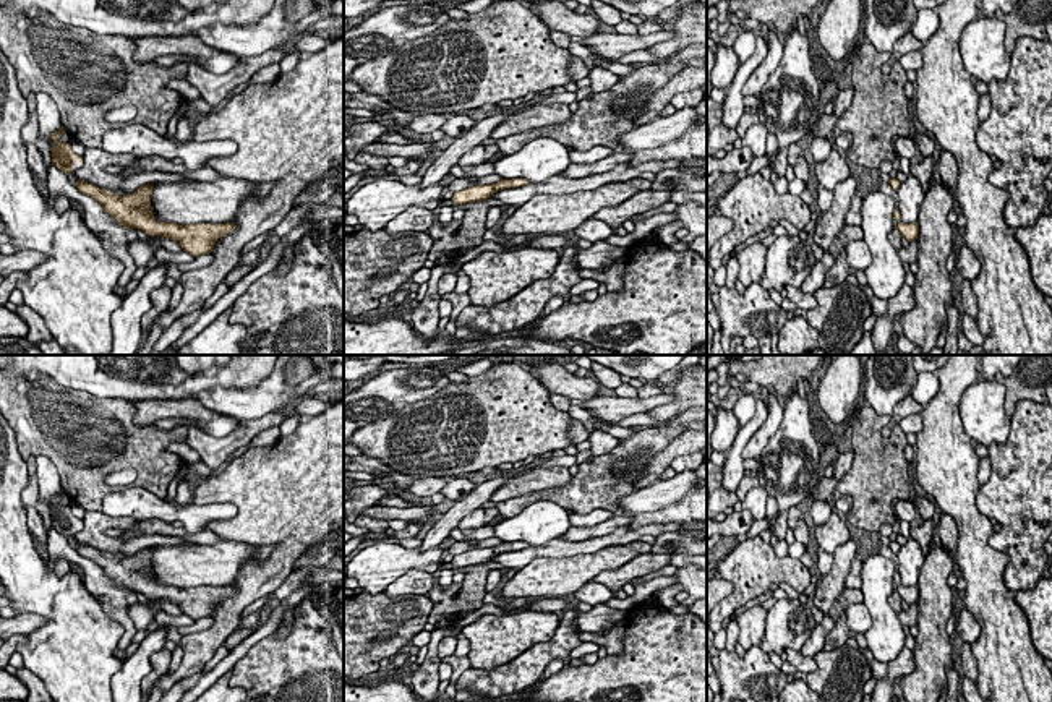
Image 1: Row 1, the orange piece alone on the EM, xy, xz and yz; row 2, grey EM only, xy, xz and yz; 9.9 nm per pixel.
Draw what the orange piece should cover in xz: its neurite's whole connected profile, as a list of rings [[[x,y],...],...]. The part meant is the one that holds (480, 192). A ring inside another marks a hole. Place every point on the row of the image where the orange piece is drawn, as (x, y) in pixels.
[[[501,178],[498,183],[477,185],[477,186],[465,188],[462,191],[454,191],[451,199],[455,204],[485,201],[485,199],[491,198],[494,193],[498,193],[501,190],[517,188],[517,186],[524,186],[524,185],[528,185],[528,183],[530,182],[525,180],[525,178],[512,178],[512,180]]]

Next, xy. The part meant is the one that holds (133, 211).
[[[78,180],[75,186],[79,193],[94,198],[118,224],[130,230],[143,230],[149,237],[167,237],[195,258],[211,253],[220,237],[232,233],[237,229],[233,222],[188,225],[157,222],[151,208],[152,183],[143,185],[133,195],[123,196],[107,188],[102,190],[94,186],[84,180]]]

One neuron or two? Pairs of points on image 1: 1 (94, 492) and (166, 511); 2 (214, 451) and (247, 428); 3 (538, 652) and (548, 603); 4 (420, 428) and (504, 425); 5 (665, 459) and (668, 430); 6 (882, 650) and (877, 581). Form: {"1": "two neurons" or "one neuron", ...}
{"1": "two neurons", "2": "one neuron", "3": "two neurons", "4": "one neuron", "5": "two neurons", "6": "one neuron"}

